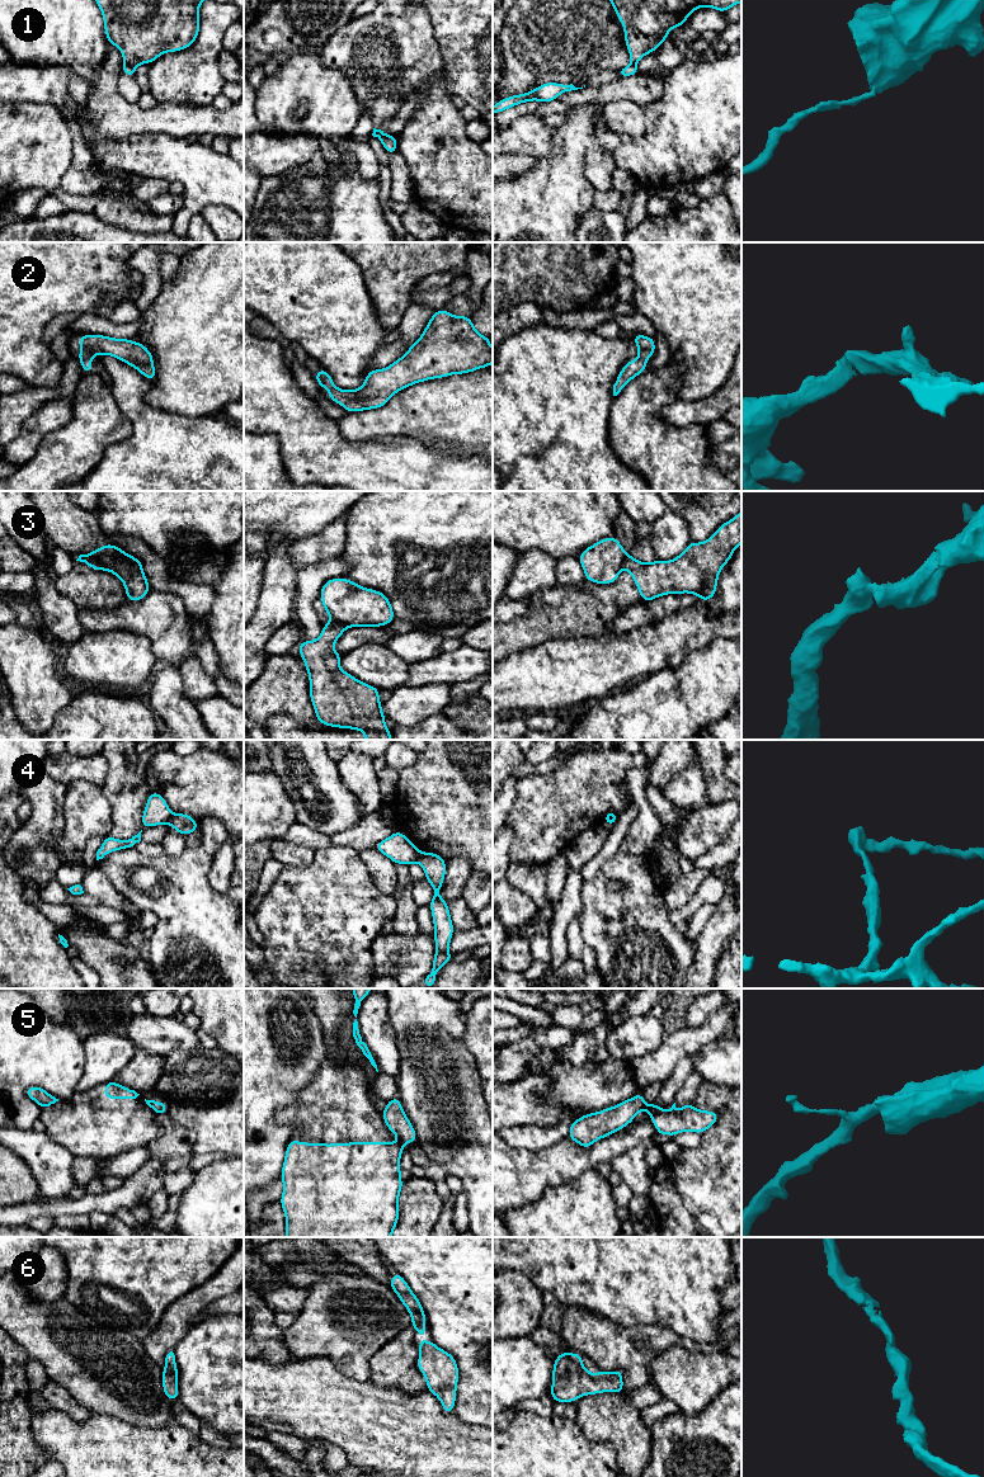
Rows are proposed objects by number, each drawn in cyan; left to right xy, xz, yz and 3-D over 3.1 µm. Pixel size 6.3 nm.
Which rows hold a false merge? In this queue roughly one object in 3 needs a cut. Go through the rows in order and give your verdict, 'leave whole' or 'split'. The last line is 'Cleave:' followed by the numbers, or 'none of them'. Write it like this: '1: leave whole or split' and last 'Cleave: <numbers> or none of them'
1: split
2: leave whole
3: split
4: split
5: split
6: leave whole
Cleave: 1, 3, 4, 5

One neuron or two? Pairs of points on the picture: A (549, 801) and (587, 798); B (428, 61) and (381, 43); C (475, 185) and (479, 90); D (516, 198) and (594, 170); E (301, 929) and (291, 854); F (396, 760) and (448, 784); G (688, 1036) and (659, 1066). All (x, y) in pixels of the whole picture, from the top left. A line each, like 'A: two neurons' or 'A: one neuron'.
A: one neuron
B: one neuron
C: two neurons
D: two neurons
E: two neurons
F: two neurons
G: one neuron

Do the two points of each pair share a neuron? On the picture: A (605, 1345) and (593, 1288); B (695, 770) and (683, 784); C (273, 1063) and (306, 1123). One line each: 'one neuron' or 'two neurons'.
A: two neurons
B: one neuron
C: two neurons

